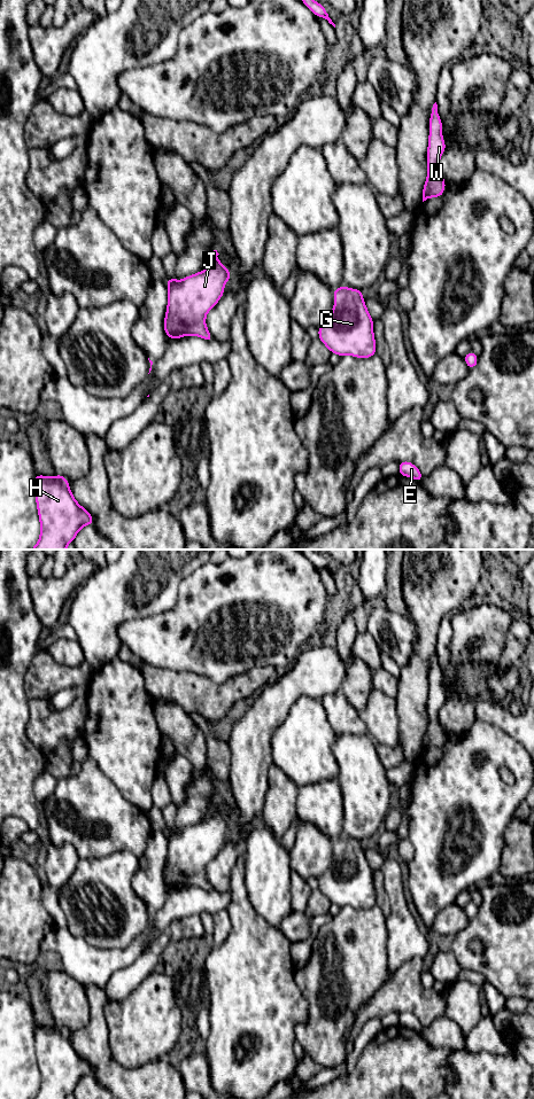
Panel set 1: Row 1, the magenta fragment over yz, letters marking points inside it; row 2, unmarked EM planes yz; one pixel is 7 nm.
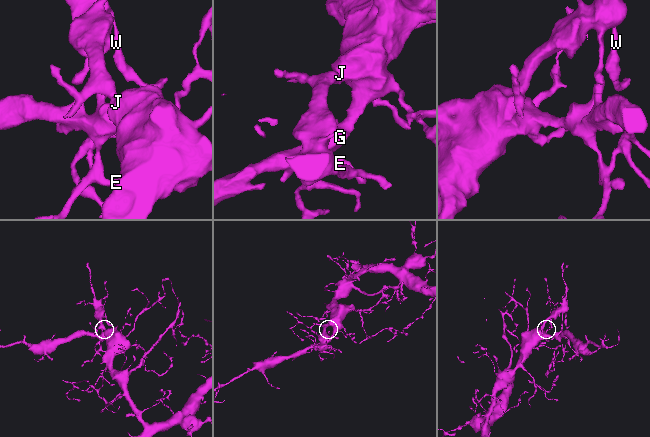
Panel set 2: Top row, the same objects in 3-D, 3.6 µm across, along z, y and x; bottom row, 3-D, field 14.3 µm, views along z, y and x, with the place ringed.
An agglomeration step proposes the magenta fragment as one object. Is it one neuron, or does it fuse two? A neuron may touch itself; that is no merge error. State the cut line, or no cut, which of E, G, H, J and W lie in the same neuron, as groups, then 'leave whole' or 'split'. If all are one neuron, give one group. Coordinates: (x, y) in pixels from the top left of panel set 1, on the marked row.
no cut | E G H J W | leave whole

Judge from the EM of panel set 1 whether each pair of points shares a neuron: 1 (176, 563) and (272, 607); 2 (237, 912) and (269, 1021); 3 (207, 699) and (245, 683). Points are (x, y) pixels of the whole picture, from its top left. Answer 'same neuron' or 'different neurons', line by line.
1: different neurons
2: same neuron
3: same neuron

